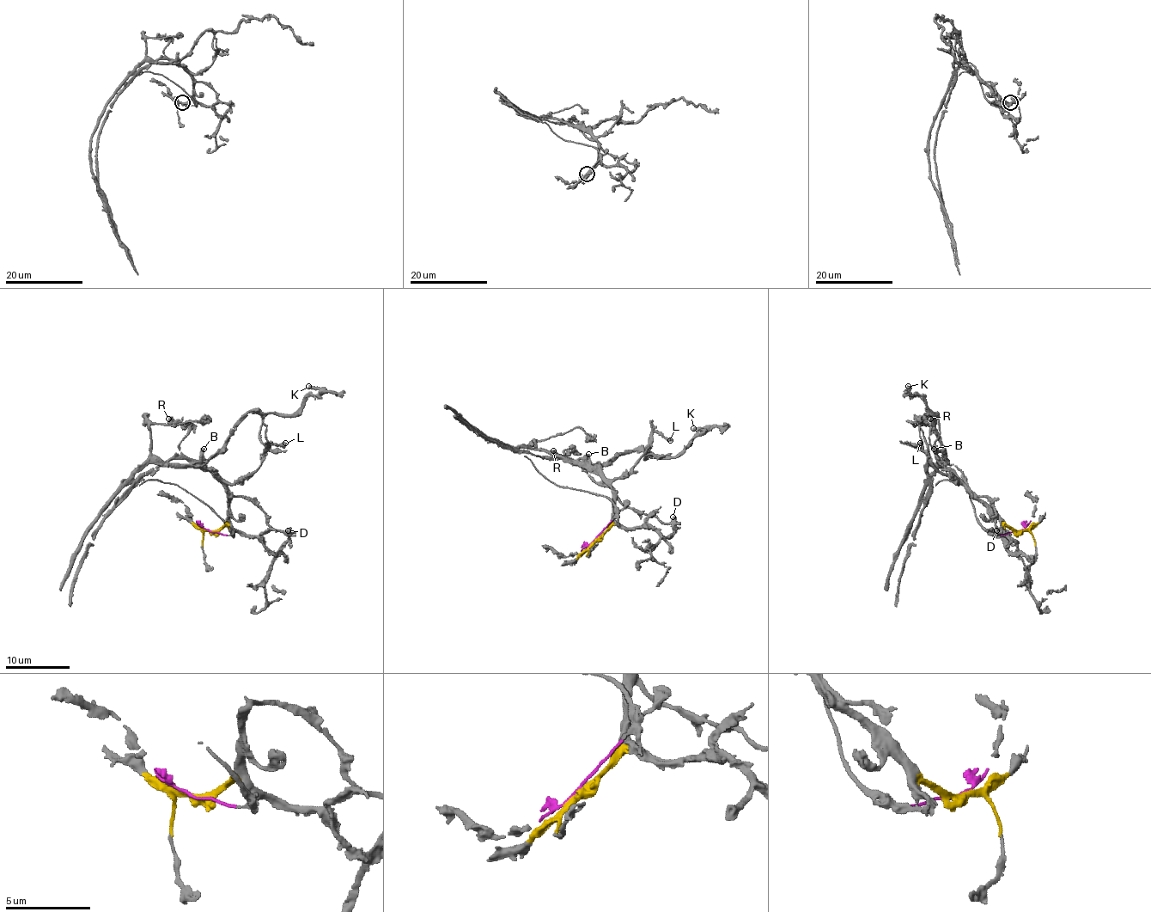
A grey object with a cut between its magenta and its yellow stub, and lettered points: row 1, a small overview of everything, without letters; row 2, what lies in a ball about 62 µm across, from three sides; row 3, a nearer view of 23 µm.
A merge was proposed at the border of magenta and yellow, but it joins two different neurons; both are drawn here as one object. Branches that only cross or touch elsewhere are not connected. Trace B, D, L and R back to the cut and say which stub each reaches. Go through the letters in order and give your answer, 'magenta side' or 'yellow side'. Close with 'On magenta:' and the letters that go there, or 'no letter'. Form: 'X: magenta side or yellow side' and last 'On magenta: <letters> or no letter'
B: yellow side
D: yellow side
L: yellow side
R: magenta side
On magenta: R

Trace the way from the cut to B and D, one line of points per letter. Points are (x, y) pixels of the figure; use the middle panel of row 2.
B: (594, 540), (610, 524), (612, 486), (586, 460), (589, 454)
D: (594, 540), (612, 524), (653, 527), (666, 536), (672, 532), (672, 516)

